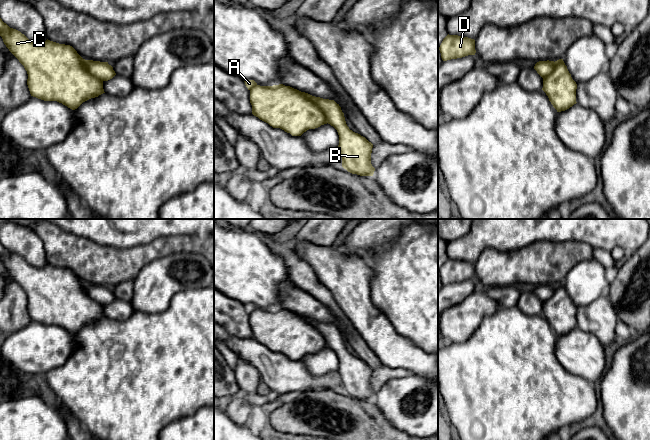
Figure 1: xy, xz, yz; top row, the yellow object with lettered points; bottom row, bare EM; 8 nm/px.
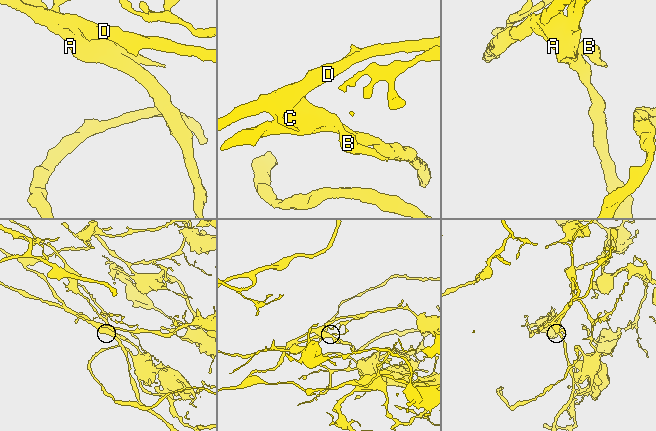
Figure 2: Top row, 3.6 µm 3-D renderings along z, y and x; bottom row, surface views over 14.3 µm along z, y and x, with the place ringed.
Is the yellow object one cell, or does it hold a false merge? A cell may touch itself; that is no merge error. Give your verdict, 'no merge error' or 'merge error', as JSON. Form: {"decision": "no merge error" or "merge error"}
{"decision": "no merge error"}

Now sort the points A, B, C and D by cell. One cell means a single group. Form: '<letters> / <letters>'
A B C D

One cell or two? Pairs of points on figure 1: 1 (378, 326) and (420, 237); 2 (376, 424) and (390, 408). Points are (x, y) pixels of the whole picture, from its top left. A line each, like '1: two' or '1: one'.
1: two
2: two

